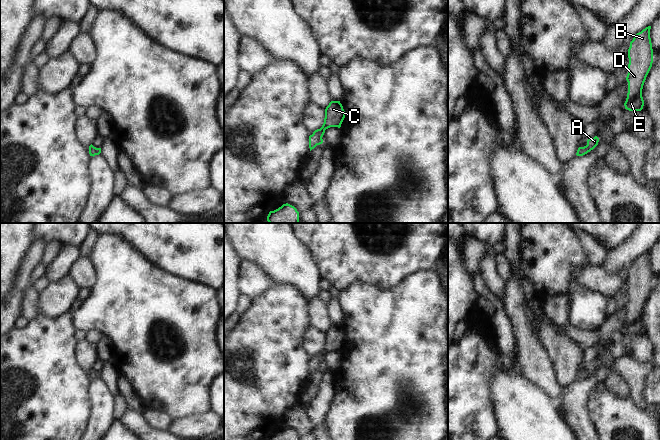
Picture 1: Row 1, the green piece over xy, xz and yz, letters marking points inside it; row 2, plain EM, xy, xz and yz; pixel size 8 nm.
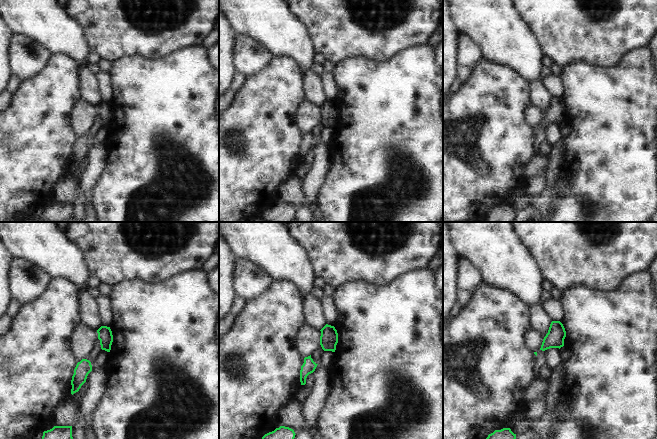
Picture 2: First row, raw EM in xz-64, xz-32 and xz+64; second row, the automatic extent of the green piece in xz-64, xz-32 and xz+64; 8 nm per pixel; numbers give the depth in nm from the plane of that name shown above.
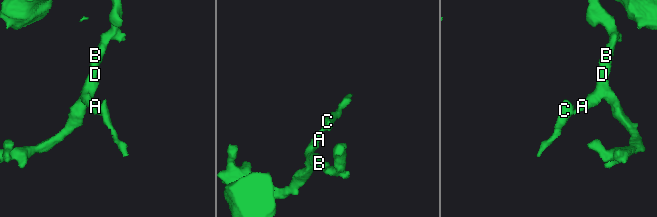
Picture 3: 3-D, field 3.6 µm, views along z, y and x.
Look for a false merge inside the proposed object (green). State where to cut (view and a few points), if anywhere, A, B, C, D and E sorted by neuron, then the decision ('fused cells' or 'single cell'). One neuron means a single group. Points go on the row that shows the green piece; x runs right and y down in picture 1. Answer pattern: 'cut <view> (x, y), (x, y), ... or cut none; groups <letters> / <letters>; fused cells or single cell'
cut none; groups A B C D E; single cell

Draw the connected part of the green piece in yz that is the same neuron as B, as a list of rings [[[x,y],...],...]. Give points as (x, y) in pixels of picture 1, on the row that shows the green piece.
[[[648,26],[637,33],[628,49],[628,93],[624,106],[629,111],[641,111],[644,106],[642,89],[653,63],[650,29]]]

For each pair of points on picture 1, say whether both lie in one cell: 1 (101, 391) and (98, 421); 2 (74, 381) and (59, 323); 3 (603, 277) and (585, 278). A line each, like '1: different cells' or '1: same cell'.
1: same cell
2: same cell
3: same cell

